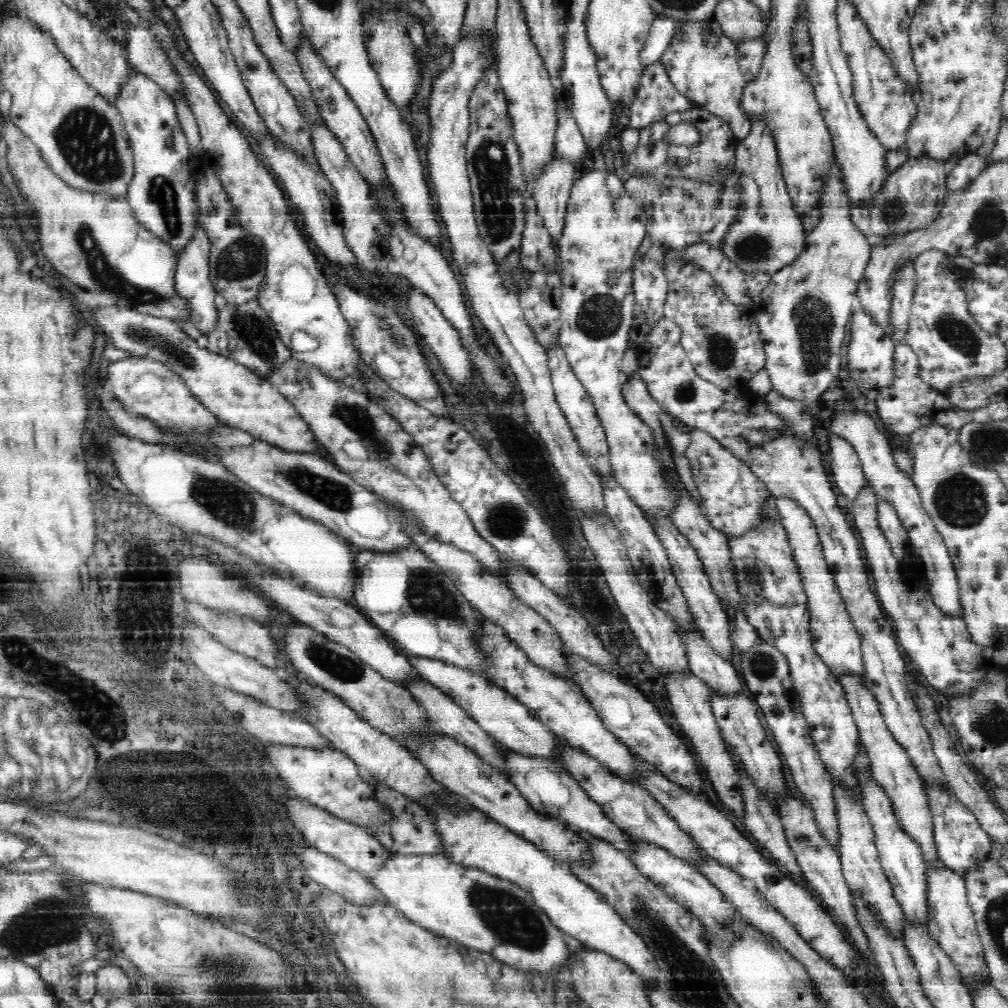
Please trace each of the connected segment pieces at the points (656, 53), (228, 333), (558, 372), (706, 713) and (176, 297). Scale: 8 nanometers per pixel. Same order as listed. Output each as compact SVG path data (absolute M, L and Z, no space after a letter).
M658 16L651 24L648 38L639 54L644 66L652 65L660 60L662 53L670 46L672 39L679 33L673 18Z
M257 299L239 305L220 302L219 307L218 324L210 334L206 334L208 338L206 350L210 350L213 354L226 356L226 358L247 366L265 380L267 380L265 374L270 369L275 369L278 365L284 364L286 360L292 358L291 348L282 342L276 332L275 324L261 309Z
M560 344L555 347L550 353L546 353L555 399L560 405L561 412L564 413L565 420L568 421L569 428L572 429L573 436L576 437L577 444L580 445L581 452L584 453L585 460L588 461L589 468L592 468L592 472L596 473L598 480L608 482L612 478L613 470L604 427L597 417L592 397L588 396L584 385L577 380L576 373L569 368Z
M690 672L688 674L678 674L678 676L665 677L666 690L672 710L676 716L677 722L685 734L690 738L690 742L698 756L698 763L704 766L706 778L708 778L722 804L733 812L738 818L744 816L744 803L739 789L739 776L735 769L735 763L728 749L727 744L721 737L721 730L718 727L710 700L713 692L698 675Z
M8 120L4 127L5 145L8 146L8 170L12 170L22 194L34 204L40 222L40 242L42 252L54 264L54 268L79 287L88 288L92 292L110 294L112 304L124 305L126 308L152 315L166 317L170 320L190 320L192 307L175 289L175 272L177 255L170 244L154 236L142 226L133 215L127 197L94 194L86 190L70 188L40 156L38 147L20 131L20 128Z

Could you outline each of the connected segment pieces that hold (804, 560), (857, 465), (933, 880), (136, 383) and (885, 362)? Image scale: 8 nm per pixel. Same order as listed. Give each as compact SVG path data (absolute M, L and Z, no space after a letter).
M785 496L776 499L776 509L788 533L795 565L803 579L803 588L807 595L807 606L811 617L812 647L816 649L816 653L820 655L826 666L830 667L830 671L836 678L842 673L852 674L856 675L856 678L861 678L862 683L865 683L864 657L860 637L856 633L856 626L852 623L842 596L838 593L834 576L828 569L813 520L795 500Z
M834 433L829 438L829 446L834 487L853 501L868 483L856 449L845 438Z
M941 860L939 865L926 864L925 869L929 887L928 928L930 936L940 943L942 950L952 959L956 969L962 974L962 982L968 987L968 990L970 987L981 987L984 983L990 982L989 970L984 956L984 947L978 936L973 912L967 899L964 876L944 866Z
M129 357L106 364L106 380L113 385L113 393L132 414L154 419L164 429L179 429L189 433L192 429L213 429L223 426L188 390L188 385L172 369L148 358Z
M861 305L853 308L851 324L851 339L848 346L848 368L850 377L860 385L860 390L876 389L879 393L881 388L890 384L894 378L894 350L896 342L869 317L867 312L861 309Z

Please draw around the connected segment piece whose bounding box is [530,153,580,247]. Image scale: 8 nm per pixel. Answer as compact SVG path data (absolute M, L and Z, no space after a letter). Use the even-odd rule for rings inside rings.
M556 153L554 160L546 166L546 172L530 184L530 195L536 203L538 215L550 233L554 247L563 233L569 192L579 173L580 169L561 160Z

